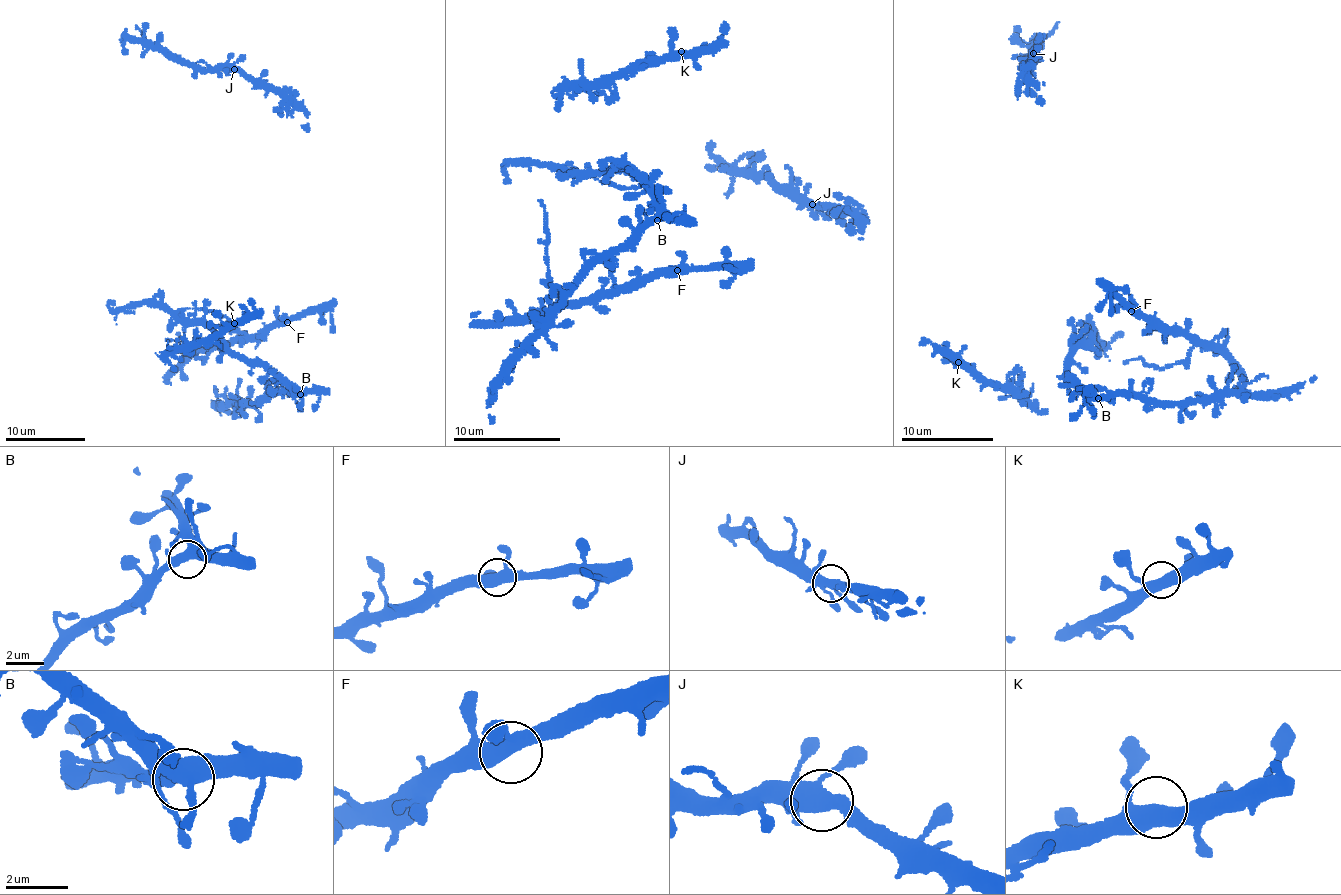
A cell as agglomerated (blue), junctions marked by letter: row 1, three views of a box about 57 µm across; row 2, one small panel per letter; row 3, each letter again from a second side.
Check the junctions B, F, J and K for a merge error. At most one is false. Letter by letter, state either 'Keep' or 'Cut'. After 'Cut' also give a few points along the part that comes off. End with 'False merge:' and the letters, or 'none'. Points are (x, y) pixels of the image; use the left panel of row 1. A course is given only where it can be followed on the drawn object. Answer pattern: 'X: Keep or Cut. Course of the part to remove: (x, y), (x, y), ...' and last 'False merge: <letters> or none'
B: Keep
F: Keep
J: Keep
K: Keep
False merge: none

